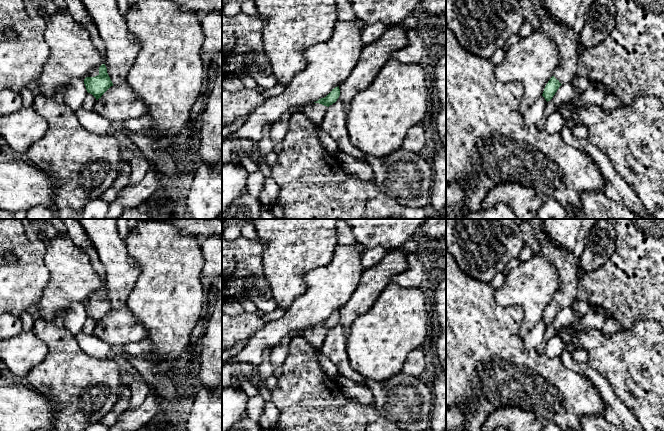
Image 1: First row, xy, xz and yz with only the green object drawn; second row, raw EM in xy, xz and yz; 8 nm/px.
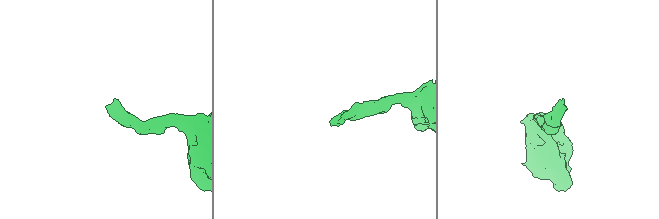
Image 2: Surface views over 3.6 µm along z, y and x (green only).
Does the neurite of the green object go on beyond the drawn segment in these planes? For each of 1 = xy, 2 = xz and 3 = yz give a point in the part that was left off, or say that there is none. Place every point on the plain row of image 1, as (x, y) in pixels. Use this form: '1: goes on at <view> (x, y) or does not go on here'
1: goes on at xy (95, 296)
2: goes on at xz (315, 336)
3: goes on at yz (566, 264)

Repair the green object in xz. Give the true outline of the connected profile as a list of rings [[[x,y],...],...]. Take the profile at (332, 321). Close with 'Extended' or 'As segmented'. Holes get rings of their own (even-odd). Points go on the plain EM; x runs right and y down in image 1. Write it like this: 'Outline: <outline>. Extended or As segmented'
Outline: [[[339,310],[332,313],[332,315],[324,322],[319,323],[309,329],[306,329],[302,336],[315,349],[320,349],[326,338],[327,332],[335,327],[340,320]]]. Extended

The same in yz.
Outline: [[[542,219],[524,220],[532,224],[535,235],[539,239],[541,254],[555,266],[559,275],[559,288],[542,318],[548,326],[553,322],[561,309],[572,306],[576,301],[581,269],[572,253],[553,244],[546,237],[542,226]]]. Extended

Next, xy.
Outline: [[[101,286],[97,292],[92,294],[83,305],[87,316],[92,318],[96,324],[113,310],[104,286]]]. Extended

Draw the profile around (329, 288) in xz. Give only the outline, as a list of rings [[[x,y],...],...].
[[[336,244],[328,266],[303,276],[307,291],[295,298],[281,318],[265,323],[229,361],[258,367],[266,349],[273,350],[287,335],[302,335],[306,329],[326,321],[355,292],[364,271],[361,257],[355,244]]]

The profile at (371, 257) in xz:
[[[377,246],[366,249],[361,257],[361,263],[364,270],[376,266],[387,254],[389,250],[384,247]]]

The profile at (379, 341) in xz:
[[[390,281],[371,309],[358,317],[351,326],[346,350],[353,369],[365,379],[379,382],[386,381],[399,374],[407,356],[415,349],[426,347],[431,337],[431,327],[426,309],[428,301],[429,295],[420,288],[403,288]]]

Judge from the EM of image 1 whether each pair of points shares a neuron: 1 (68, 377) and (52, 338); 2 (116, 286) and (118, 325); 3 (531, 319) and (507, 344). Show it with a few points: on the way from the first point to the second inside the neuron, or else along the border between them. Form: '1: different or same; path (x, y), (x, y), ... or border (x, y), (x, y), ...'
1: same; path (67, 367), (62, 348)
2: different; border (124, 306), (113, 309)
3: different; border (520, 308), (522, 314), (520, 335), (522, 337)

